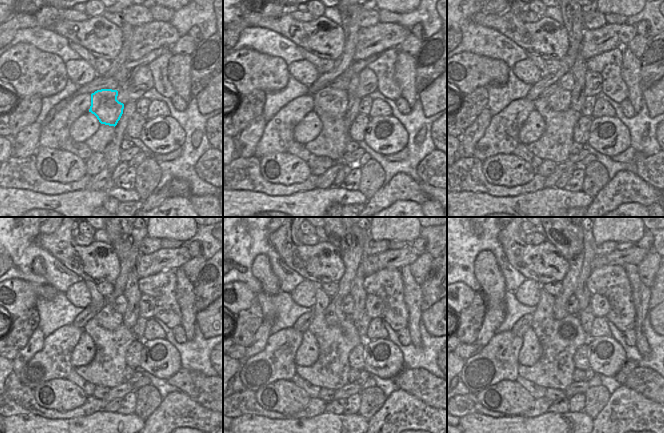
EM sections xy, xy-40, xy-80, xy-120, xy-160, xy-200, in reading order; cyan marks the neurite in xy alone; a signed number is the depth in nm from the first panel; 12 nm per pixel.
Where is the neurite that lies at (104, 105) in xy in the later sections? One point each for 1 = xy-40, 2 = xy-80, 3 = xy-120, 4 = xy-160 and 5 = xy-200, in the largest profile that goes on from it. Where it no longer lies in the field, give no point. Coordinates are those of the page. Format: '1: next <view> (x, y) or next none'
1: next xy-40 (333, 101)
2: next xy-80 (559, 99)
3: next xy-120 (108, 318)
4: next xy-160 (334, 314)
5: next xy-200 (567, 237)

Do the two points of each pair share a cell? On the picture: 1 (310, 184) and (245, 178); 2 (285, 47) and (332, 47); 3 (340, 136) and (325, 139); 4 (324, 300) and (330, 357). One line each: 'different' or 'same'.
1: same
2: different
3: same
4: same

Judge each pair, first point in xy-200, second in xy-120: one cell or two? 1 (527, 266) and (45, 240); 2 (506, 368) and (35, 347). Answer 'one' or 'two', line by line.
1: one
2: two

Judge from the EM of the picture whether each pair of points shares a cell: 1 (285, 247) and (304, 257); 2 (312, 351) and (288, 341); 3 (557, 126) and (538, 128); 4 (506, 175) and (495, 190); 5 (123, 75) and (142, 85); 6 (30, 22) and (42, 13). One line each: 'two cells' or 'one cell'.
1: one cell
2: two cells
3: two cells
4: two cells
5: two cells
6: two cells

